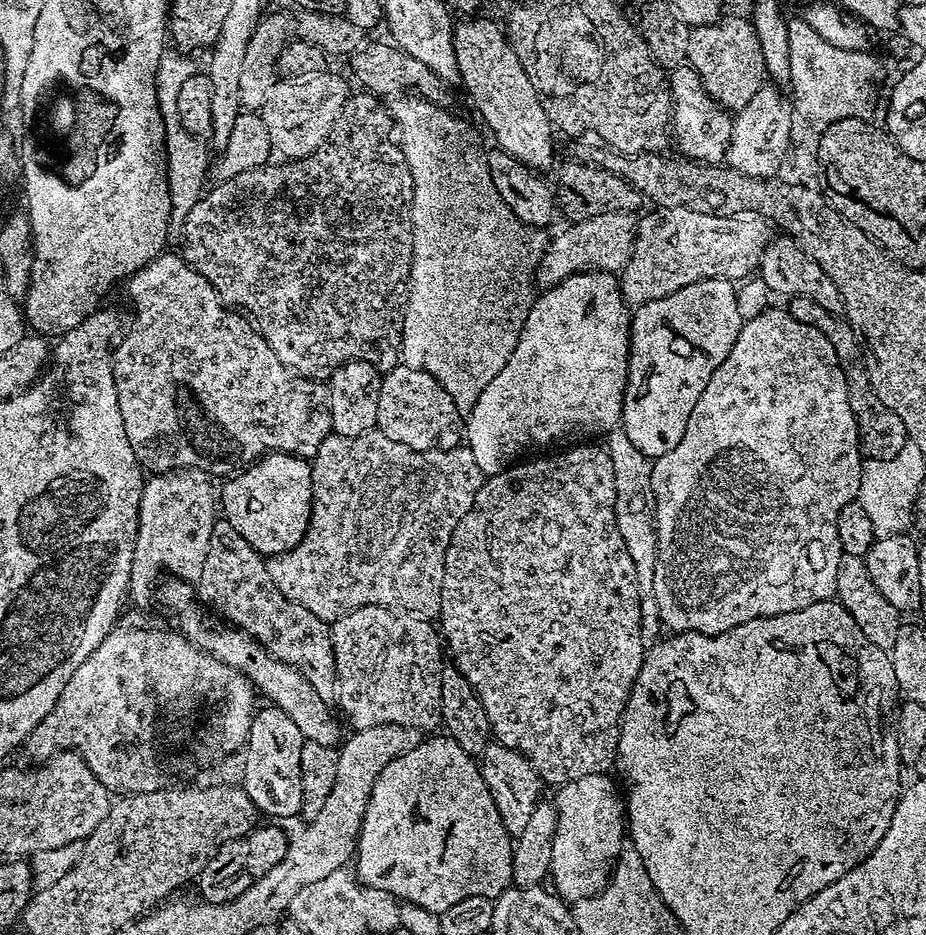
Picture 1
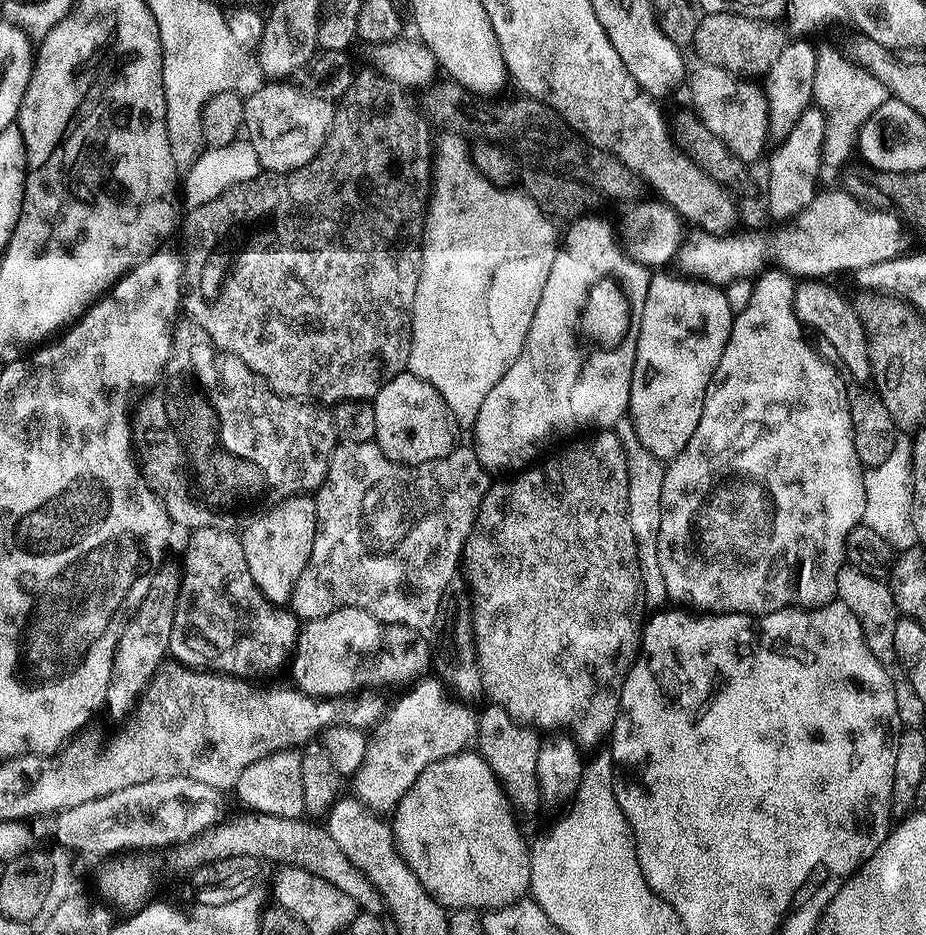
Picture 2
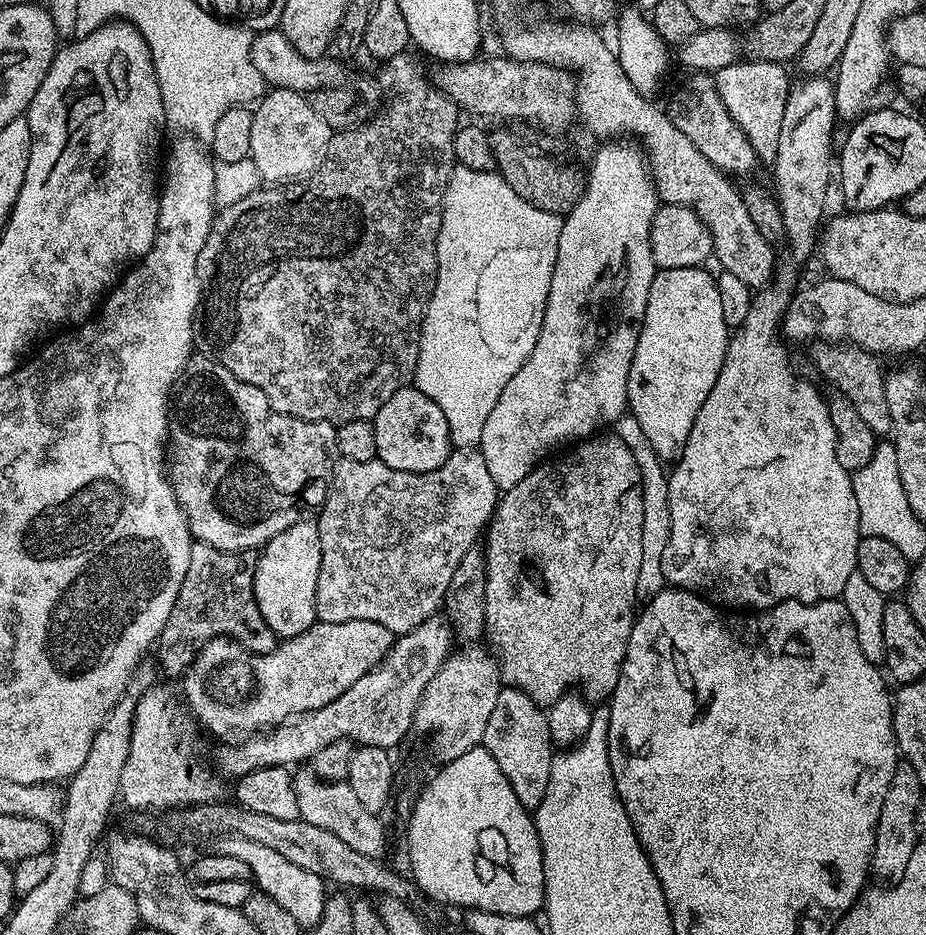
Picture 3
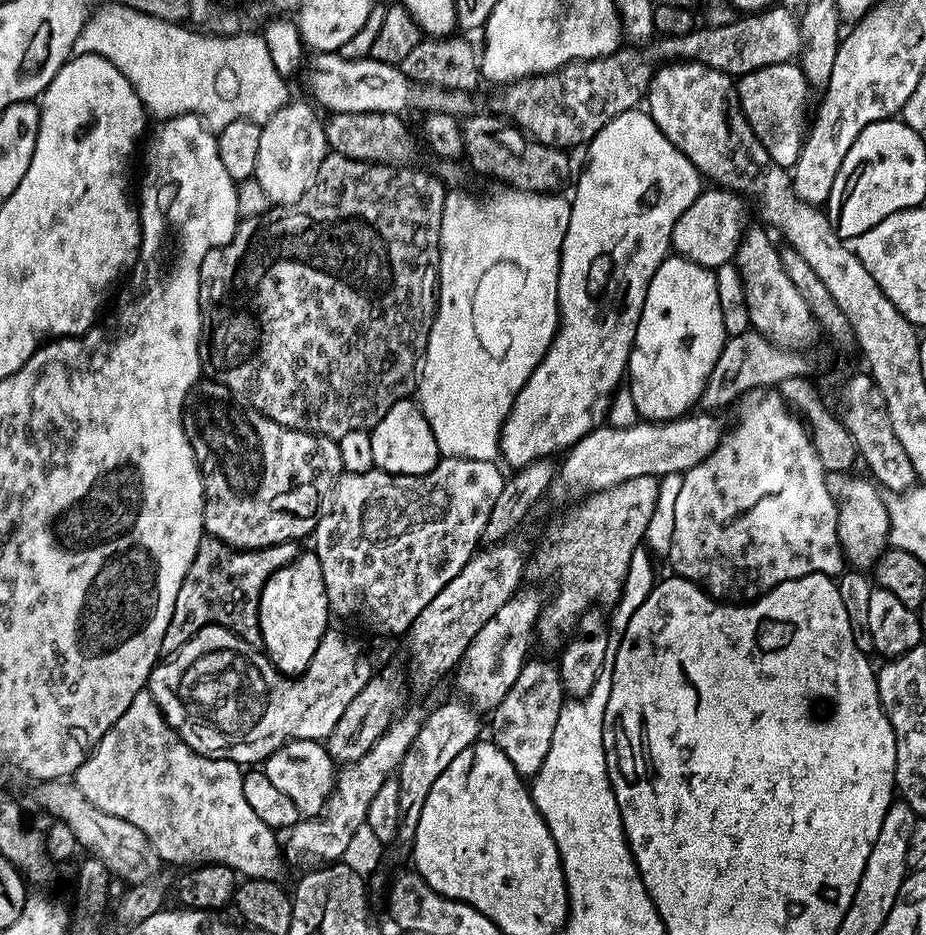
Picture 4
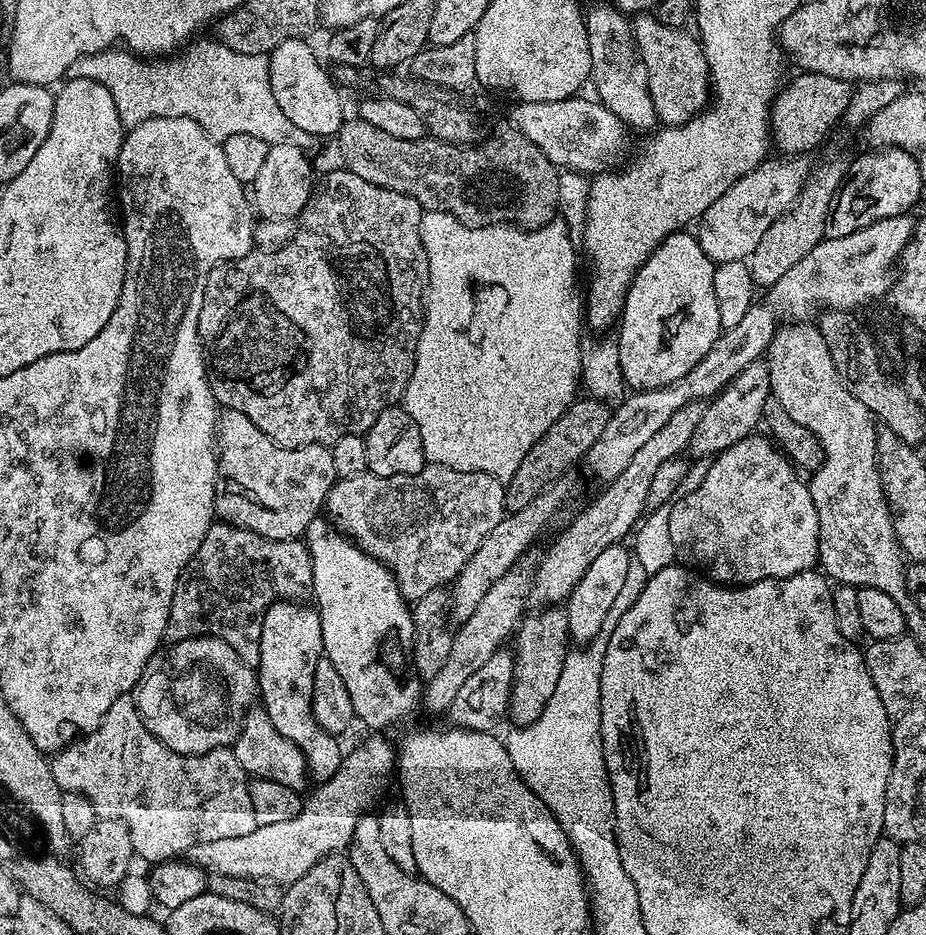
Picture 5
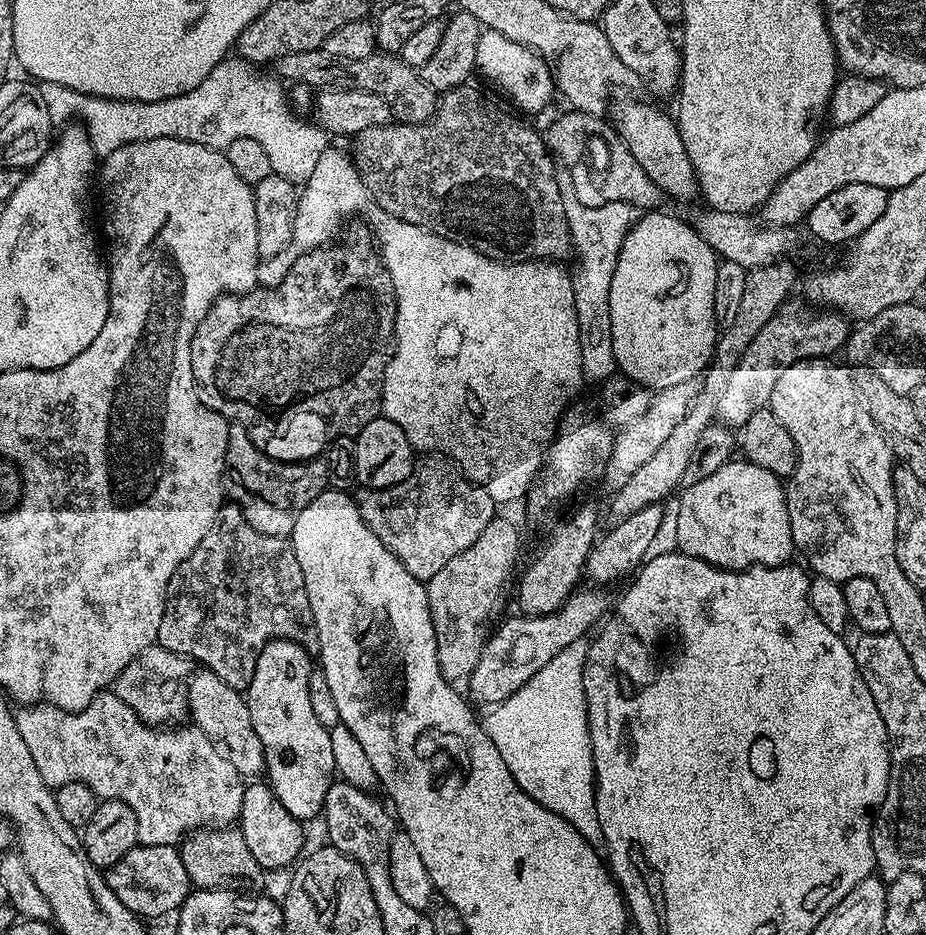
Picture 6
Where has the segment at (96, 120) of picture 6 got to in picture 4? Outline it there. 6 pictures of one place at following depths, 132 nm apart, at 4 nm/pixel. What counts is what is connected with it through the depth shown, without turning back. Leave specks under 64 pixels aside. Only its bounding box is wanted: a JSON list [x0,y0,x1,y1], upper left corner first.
[72,2,290,130]

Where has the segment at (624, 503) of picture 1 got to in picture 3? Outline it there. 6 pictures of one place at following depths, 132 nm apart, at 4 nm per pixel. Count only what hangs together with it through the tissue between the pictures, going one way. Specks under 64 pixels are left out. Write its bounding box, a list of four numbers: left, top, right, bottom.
[614,414,670,602]

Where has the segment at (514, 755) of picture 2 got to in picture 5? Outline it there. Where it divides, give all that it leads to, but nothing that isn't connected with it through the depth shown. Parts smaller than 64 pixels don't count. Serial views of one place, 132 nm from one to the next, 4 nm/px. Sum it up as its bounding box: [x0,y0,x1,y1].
[508,606,570,726]

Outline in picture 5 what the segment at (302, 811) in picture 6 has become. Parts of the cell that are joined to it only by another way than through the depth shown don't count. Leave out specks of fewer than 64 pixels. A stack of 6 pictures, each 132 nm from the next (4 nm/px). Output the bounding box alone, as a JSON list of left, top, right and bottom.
[258,598,345,784]

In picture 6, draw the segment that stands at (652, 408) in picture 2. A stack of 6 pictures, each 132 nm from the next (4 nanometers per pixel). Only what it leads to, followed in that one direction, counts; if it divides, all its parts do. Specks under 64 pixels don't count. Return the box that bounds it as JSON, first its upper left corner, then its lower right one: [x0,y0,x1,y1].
[610,210,718,390]

